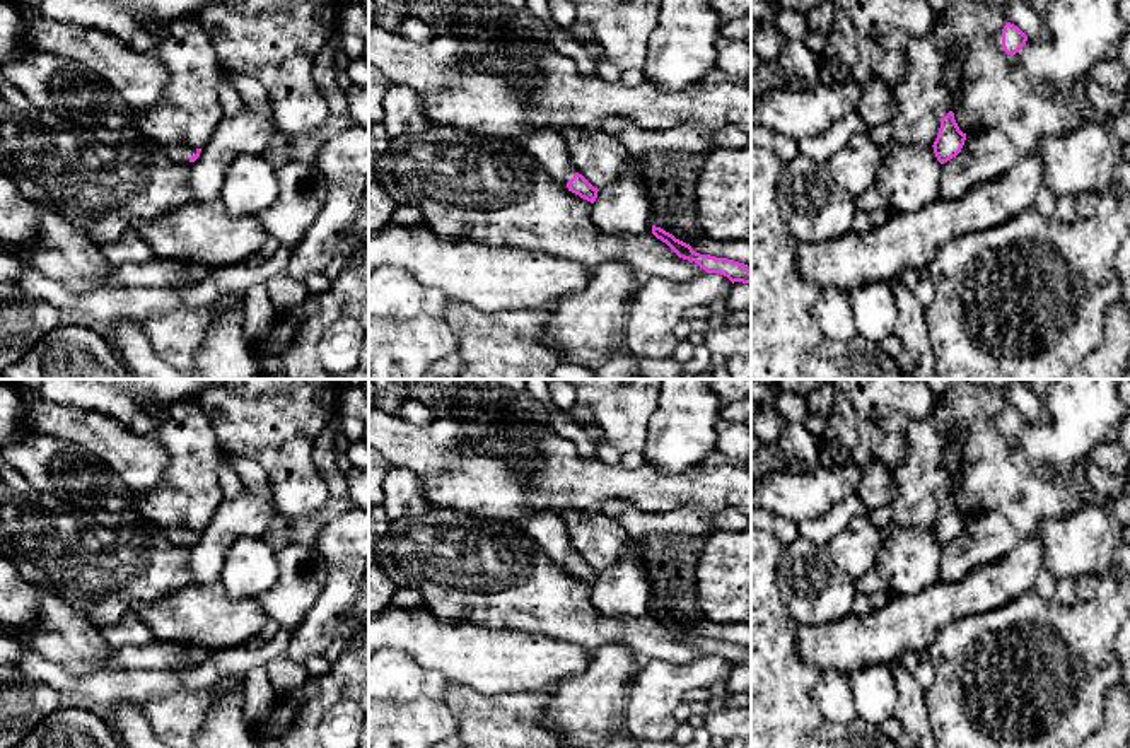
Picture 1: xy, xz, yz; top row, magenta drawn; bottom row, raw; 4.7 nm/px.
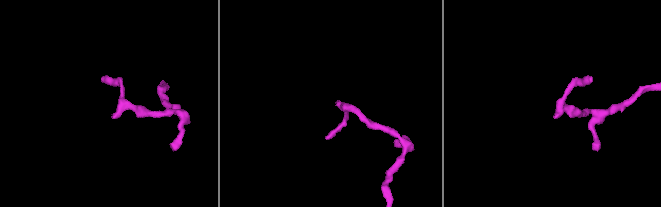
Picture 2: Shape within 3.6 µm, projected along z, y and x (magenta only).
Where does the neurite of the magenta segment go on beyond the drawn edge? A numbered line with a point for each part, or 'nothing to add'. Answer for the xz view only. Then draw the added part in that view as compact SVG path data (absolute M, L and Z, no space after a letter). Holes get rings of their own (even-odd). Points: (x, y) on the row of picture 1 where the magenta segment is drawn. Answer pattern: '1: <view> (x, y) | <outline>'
1: xz (548, 147) | M529 131L524 138L529 152L538 159L539 166L560 184L574 178L575 171L568 159L563 138L556 131Z

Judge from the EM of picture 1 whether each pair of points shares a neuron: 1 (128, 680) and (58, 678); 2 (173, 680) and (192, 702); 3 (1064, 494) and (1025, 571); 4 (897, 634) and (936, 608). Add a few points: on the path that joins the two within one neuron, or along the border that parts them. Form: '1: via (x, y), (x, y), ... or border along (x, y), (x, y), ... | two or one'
1: via (111, 687), (75, 687) | one
2: border along (219, 677), (154, 695), (144, 706) | two
3: border along (1031, 533), (1021, 538) | two
4: via (907, 624), (926, 613) | one

